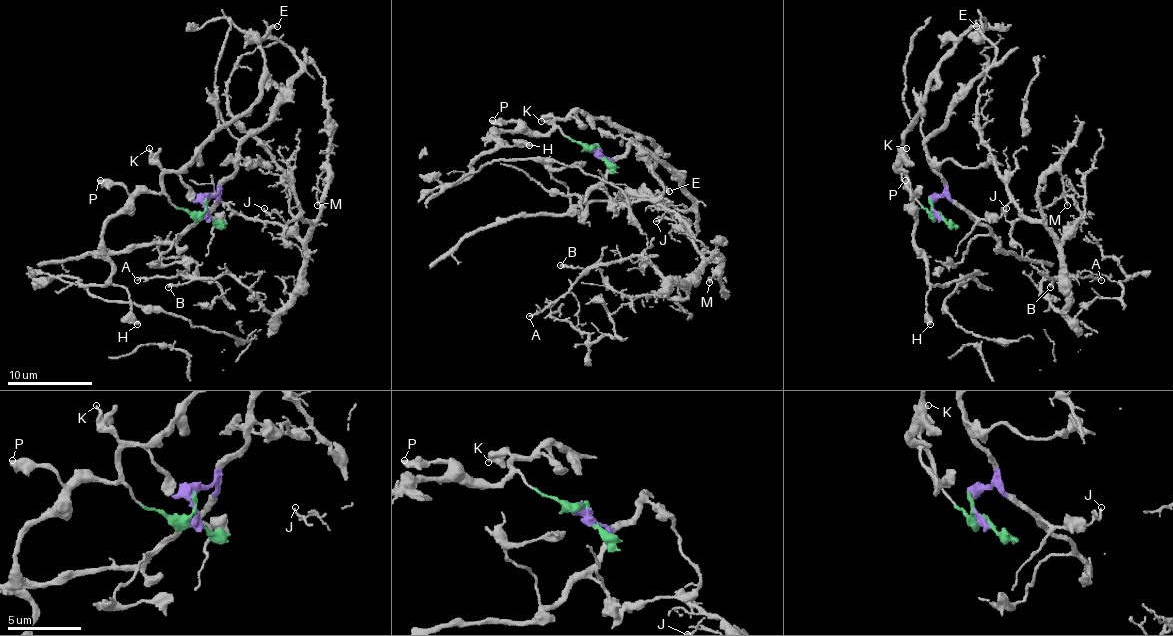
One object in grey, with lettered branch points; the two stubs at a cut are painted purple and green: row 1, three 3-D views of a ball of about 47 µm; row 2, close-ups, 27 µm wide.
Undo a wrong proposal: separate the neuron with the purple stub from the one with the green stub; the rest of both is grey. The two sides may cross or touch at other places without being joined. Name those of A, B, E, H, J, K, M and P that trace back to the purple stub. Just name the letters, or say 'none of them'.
A, B, J, M

